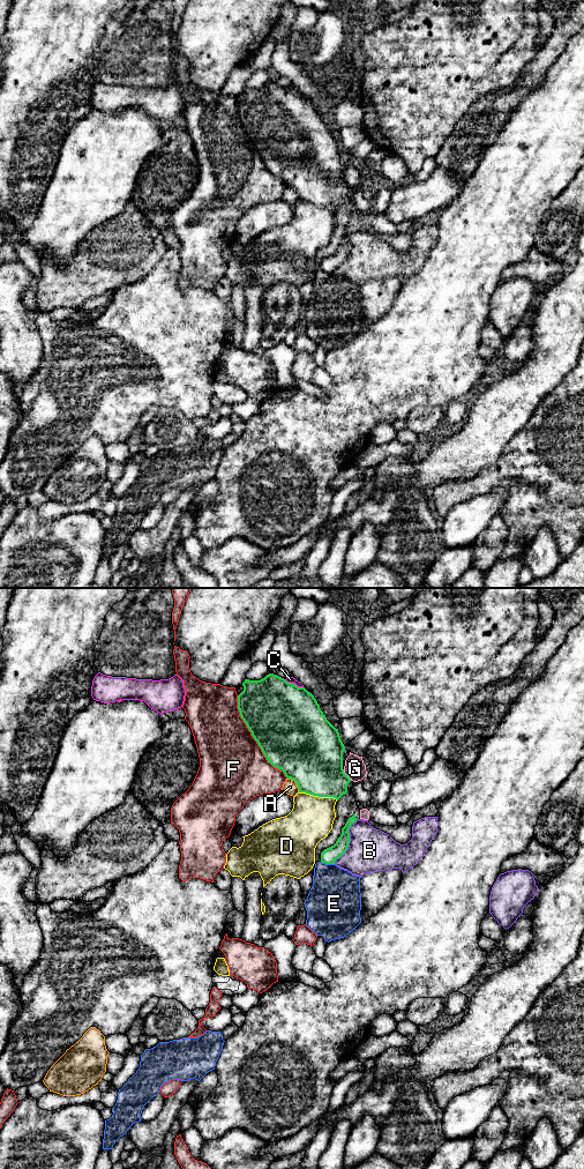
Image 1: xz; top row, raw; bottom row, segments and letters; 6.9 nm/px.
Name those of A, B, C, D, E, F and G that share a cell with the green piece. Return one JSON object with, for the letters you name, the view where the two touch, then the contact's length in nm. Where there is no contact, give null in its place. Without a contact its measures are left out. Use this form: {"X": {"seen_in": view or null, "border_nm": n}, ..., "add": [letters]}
{"add": []}

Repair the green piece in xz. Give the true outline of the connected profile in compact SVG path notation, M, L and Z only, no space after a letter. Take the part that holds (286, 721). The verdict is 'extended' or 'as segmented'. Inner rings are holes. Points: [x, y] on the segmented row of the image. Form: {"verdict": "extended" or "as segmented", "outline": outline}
{"verdict": "as segmented", "outline": "M274 673L260 680L245 679L242 686L238 709L268 762L294 780L299 792L337 801L345 795L351 781L343 769L345 746L338 729L327 720L314 695Z"}

